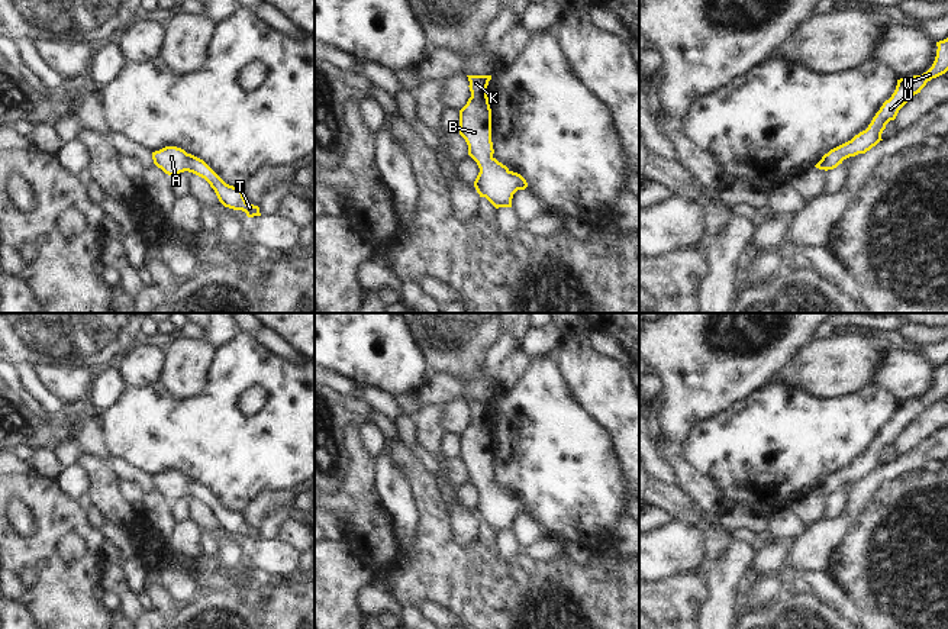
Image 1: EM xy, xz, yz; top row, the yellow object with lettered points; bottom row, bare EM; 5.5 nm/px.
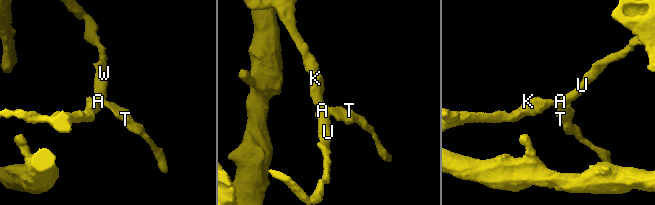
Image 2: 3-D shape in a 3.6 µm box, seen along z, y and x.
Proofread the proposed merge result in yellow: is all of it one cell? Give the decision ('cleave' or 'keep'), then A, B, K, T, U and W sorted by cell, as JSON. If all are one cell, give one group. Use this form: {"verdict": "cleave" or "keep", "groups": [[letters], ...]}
{"verdict": "keep", "groups": [["A", "B", "K", "T", "U", "W"]]}

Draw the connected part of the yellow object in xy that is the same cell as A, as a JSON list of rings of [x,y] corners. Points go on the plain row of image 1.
[[[165,471],[152,477],[154,488],[168,500],[188,496],[204,503],[215,515],[219,526],[229,533],[242,535],[248,542],[261,541],[259,532],[248,528],[242,513],[226,509],[203,484],[177,471]]]

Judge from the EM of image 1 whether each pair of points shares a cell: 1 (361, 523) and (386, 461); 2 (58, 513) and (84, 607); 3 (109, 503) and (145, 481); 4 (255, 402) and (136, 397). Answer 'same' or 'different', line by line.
1: different
2: same
3: different
4: different

